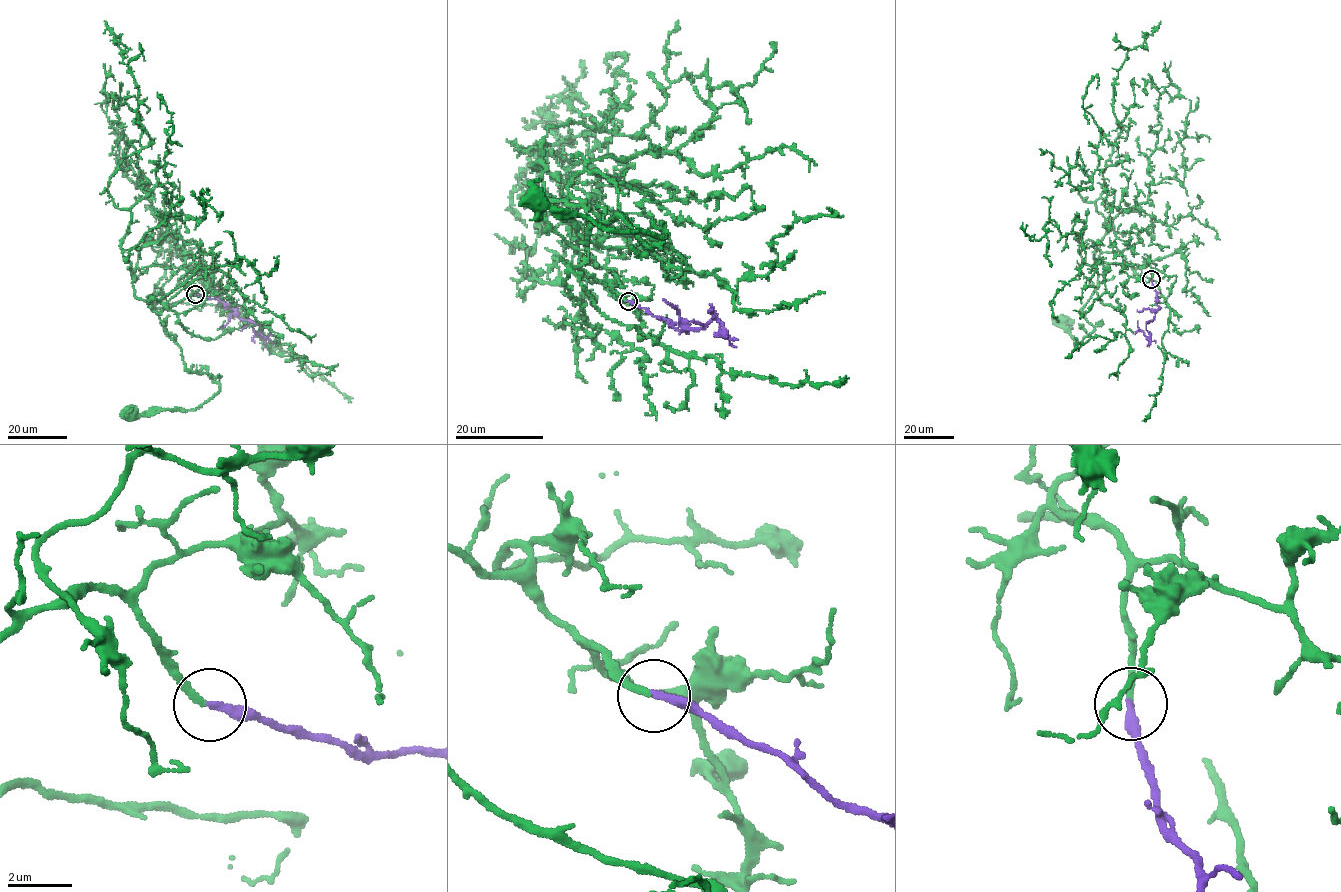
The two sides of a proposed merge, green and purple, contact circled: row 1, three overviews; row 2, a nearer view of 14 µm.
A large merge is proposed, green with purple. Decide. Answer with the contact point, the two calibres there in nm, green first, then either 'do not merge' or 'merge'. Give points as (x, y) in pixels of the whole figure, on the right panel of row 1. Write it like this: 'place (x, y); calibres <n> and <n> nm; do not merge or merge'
place (1151, 279); calibres 200 and 240 nm; merge

